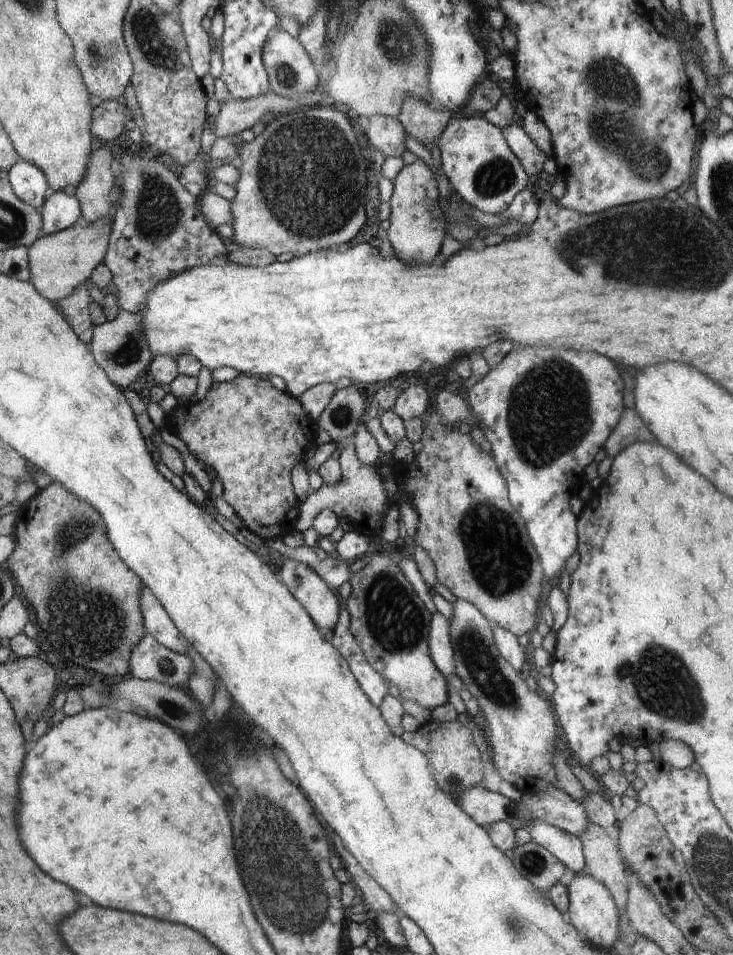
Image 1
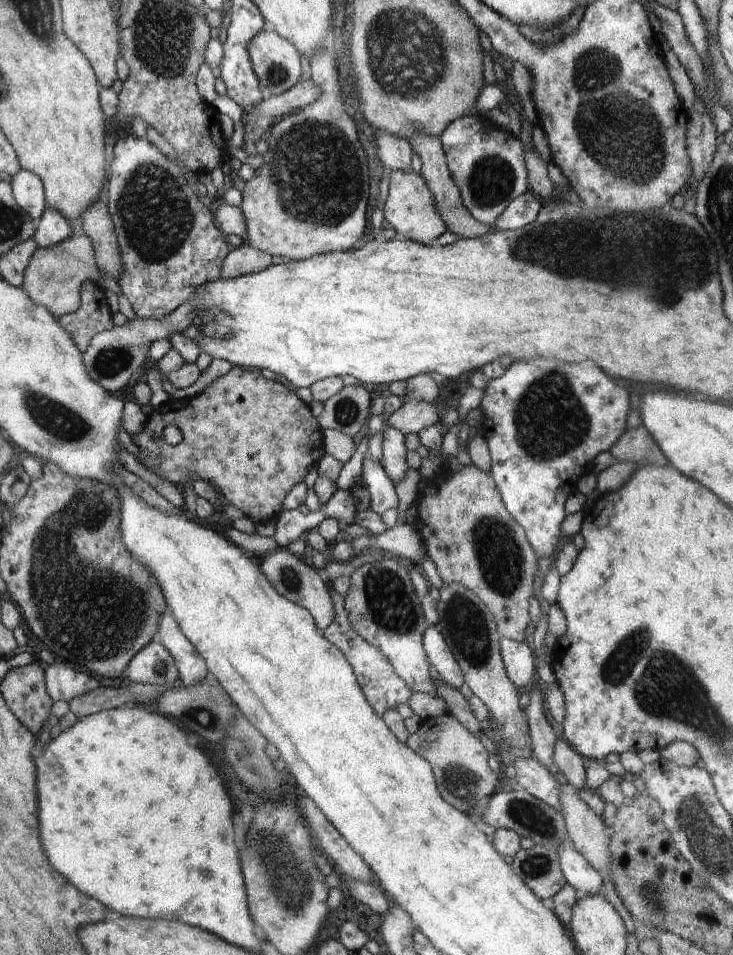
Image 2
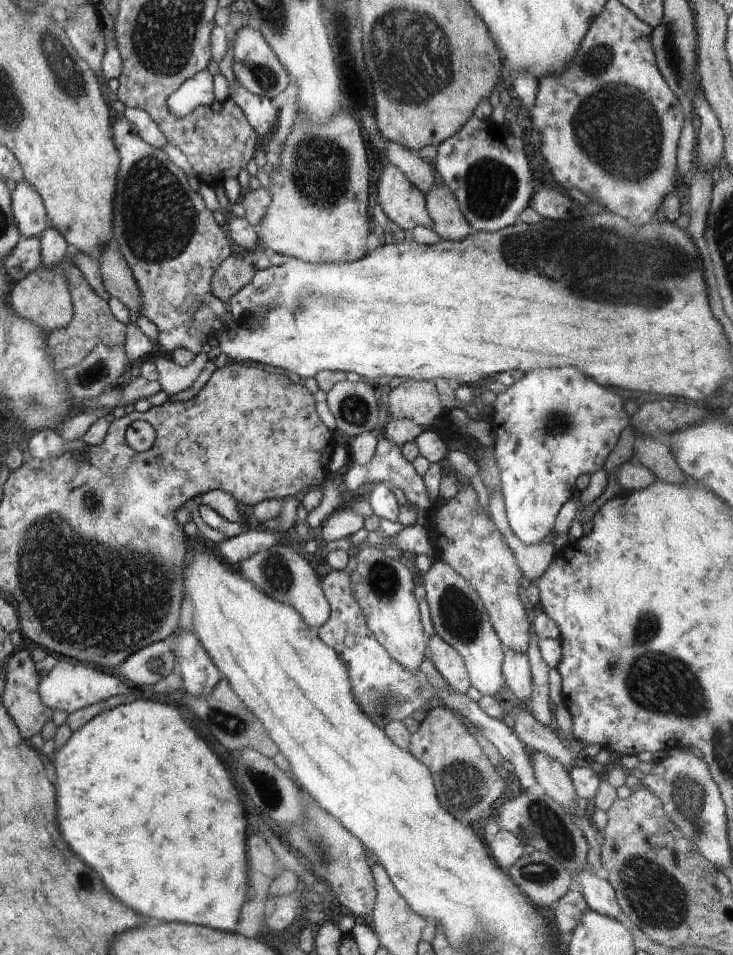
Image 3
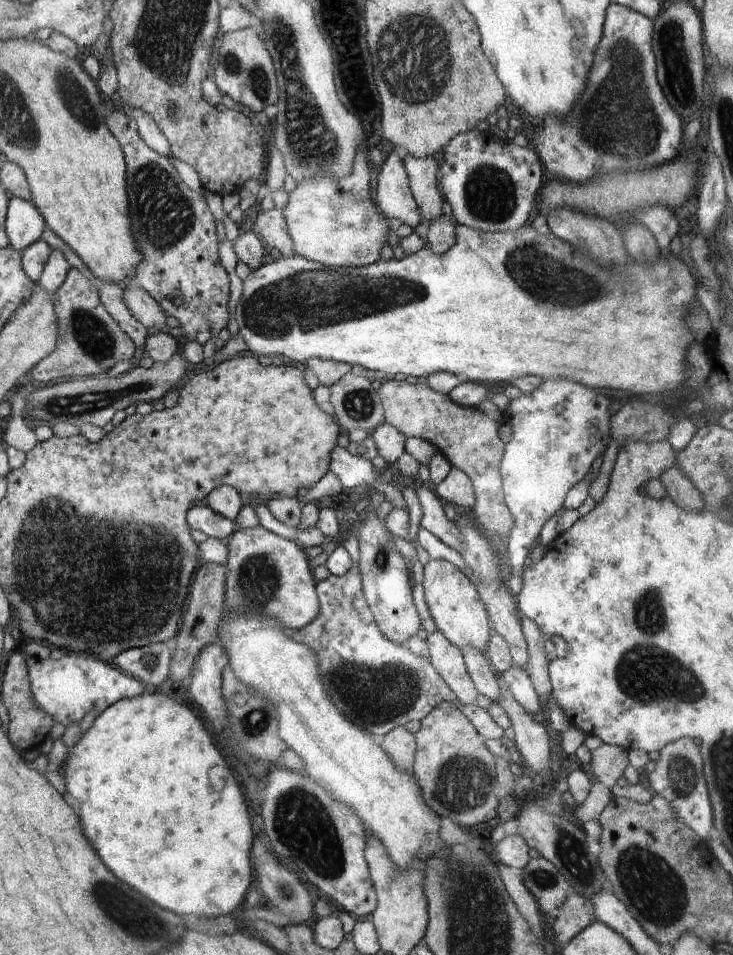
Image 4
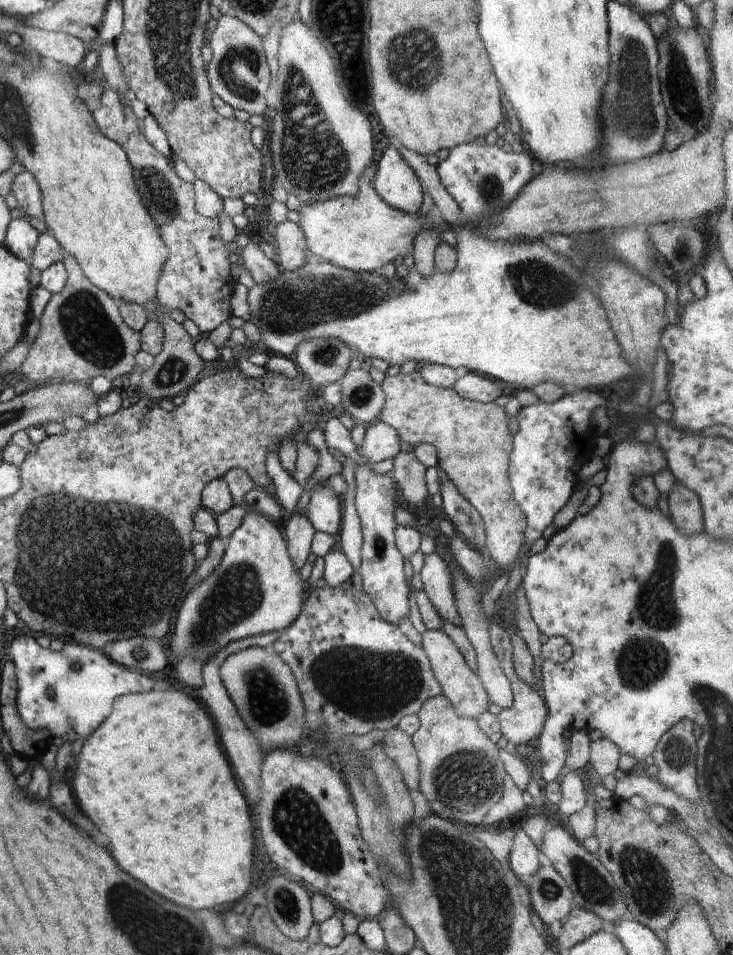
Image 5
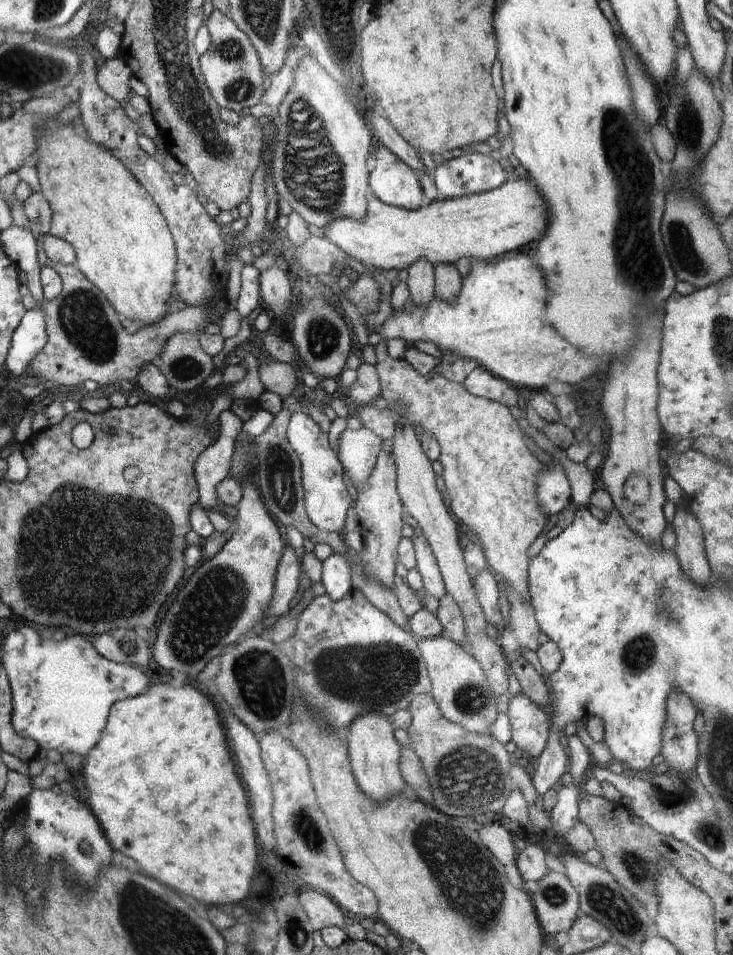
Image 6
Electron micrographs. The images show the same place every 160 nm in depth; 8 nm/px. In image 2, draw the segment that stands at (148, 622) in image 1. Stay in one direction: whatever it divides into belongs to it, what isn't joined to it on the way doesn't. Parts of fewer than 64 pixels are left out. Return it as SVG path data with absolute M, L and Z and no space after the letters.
M171 612L161 616L156 640L168 649L175 660L179 672L178 683L182 687L191 688L195 684L204 683L206 678L210 678L205 660L182 632Z

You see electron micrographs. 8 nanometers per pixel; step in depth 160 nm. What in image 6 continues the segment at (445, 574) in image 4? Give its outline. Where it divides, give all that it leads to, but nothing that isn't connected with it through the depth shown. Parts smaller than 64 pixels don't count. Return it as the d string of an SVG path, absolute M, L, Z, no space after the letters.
M414 535L411 538L415 550L416 568L420 573L425 594L440 598L446 594L445 584L431 546L423 536Z

